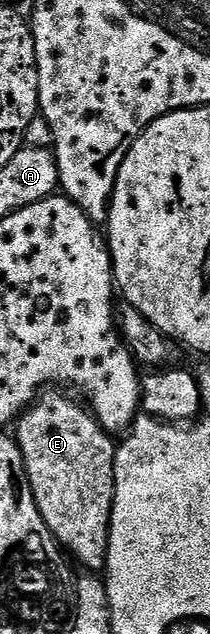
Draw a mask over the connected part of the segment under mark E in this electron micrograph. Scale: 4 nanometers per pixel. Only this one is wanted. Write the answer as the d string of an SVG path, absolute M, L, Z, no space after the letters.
M63 392L51 393L55 394L44 393L18 419L19 450L23 453L33 500L37 500L48 532L72 559L75 557L87 569L84 571L99 572L107 565L117 446L82 401L66 398Z

